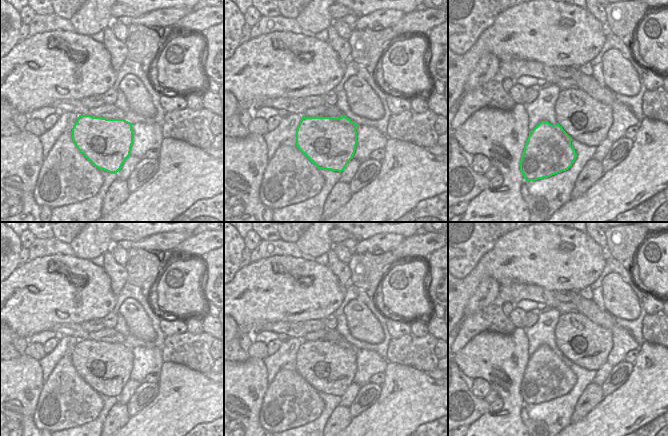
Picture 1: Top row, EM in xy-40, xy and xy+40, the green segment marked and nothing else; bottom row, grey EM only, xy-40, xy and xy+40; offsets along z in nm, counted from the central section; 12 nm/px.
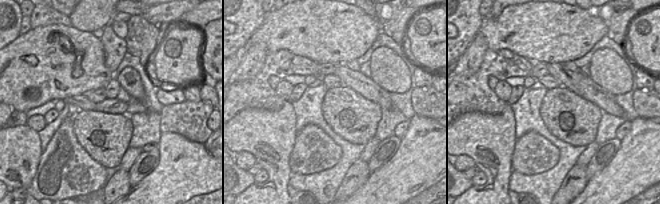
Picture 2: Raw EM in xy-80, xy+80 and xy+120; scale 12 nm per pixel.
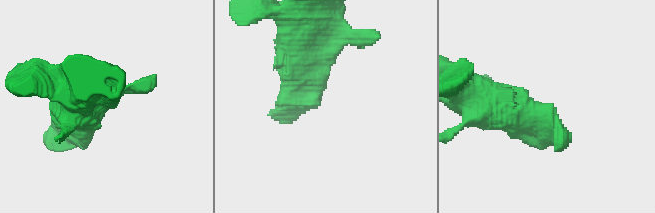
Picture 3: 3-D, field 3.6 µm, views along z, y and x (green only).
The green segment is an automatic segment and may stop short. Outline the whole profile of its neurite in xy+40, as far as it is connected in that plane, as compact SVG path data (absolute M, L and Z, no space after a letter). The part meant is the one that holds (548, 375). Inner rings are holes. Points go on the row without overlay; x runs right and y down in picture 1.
M580 312L560 315L555 337L555 349L541 345L529 356L520 384L526 405L568 394L577 381L571 365L598 370L612 348L612 332Z

